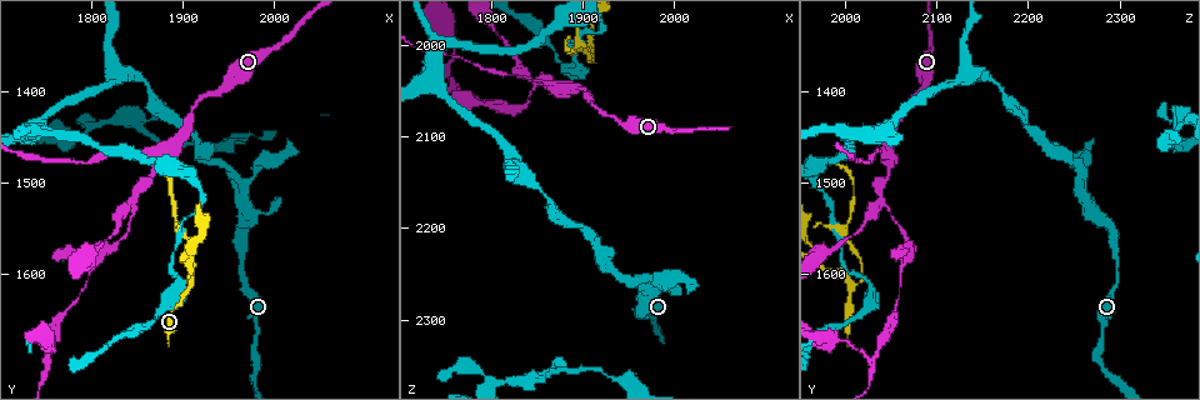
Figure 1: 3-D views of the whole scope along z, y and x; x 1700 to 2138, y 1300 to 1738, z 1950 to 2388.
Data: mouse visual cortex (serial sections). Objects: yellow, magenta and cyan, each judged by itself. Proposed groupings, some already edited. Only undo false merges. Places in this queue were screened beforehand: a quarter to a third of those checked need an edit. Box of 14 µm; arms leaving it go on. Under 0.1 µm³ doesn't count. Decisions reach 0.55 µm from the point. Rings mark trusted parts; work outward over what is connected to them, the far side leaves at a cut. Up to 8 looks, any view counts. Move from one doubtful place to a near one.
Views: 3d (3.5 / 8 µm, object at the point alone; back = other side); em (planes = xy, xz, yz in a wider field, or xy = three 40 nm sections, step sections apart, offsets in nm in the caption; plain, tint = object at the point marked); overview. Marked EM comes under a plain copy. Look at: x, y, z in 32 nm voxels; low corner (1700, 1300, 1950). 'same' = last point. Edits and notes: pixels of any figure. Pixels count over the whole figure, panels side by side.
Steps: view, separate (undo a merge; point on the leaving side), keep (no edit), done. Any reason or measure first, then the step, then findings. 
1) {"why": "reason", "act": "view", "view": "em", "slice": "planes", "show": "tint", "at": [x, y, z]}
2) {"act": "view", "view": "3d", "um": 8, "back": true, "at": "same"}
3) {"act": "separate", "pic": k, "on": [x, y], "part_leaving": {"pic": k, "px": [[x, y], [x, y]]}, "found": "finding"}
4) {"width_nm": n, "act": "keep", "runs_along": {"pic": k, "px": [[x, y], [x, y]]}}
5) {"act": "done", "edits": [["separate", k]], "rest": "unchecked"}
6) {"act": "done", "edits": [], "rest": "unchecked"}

{"why": "thin arm on a thick one", "act": "view", "view": "3d", "um": 3.5, "at": [1850, 1520, 2040]}

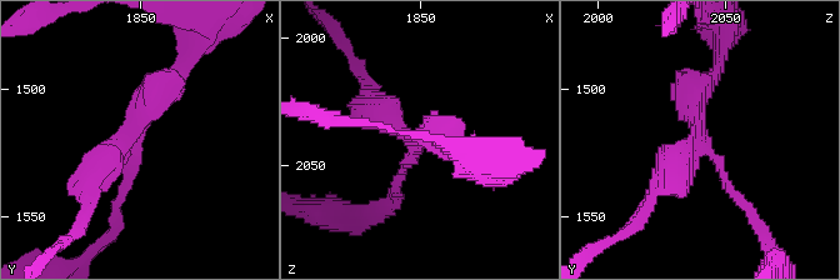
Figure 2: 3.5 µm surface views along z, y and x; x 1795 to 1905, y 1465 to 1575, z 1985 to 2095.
{"arms": 3, "arm_widths_nm": [150, 300, 400], "act": "view", "view": "em", "slice": "xy", "step": 1, "show": "tint", "at": [1848, 1518, 2039]}

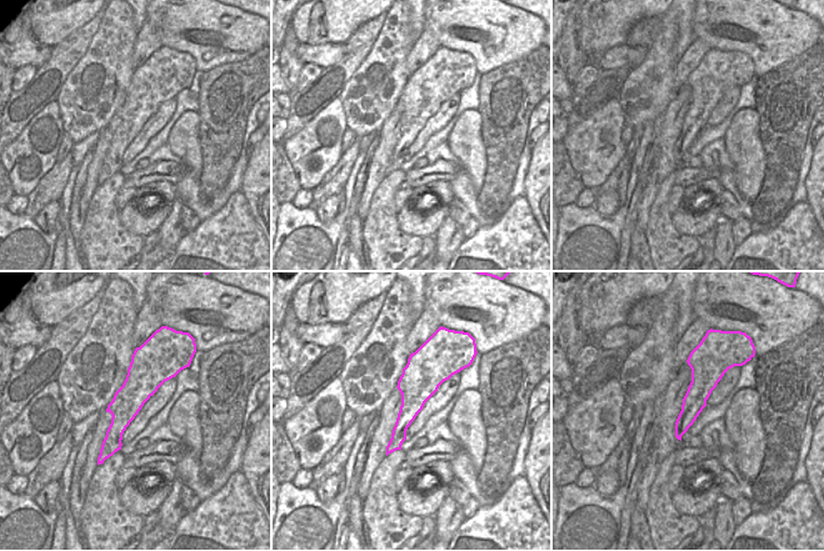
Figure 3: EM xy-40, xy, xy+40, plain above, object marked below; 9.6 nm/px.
{"act": "keep", "runs_along": {"pic": 3, "px": [[139, 357], [139, 386], [103, 456]]}, "found": "one cell here"}

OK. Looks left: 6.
{"why": "sharp bend", "act": "view", "view": "3d", "um": 8, "back": true, "at": [1905, 1615, 2005]}

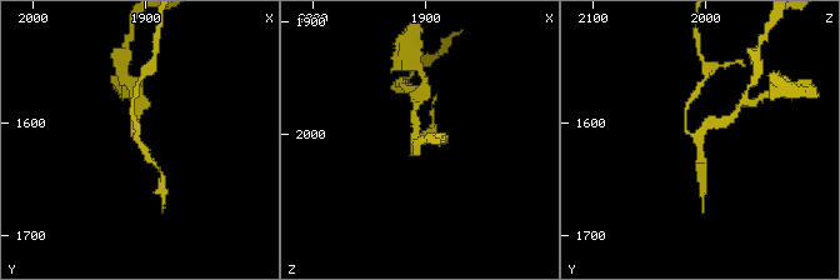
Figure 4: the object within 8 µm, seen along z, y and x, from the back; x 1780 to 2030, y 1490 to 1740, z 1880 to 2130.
{"act": "view", "view": "3d", "um": 3.5, "back": true, "at": [1908, 1612, 2010]}

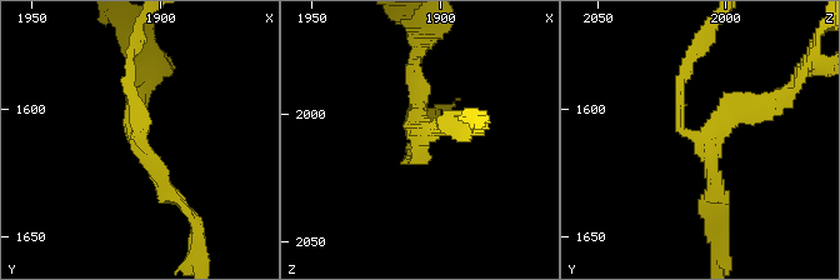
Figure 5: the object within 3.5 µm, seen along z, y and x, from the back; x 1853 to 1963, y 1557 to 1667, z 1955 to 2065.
{"act": "view", "view": "em", "slice": "xy", "step": 1, "show": "tint", "at": [1908, 1614, 2009]}

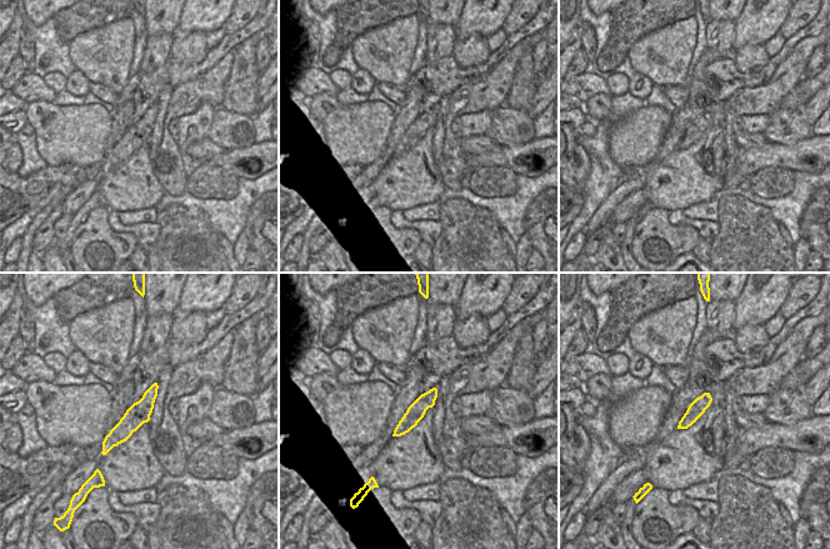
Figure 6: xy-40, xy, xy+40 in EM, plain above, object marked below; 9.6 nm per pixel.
{"act": "separate", "pic": 5, "on": [680, 86], "found": "a second cell is stuck on"}

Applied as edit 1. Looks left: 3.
{"act": "done", "edits": [["separate", 5]], "rest": "unchecked"}

